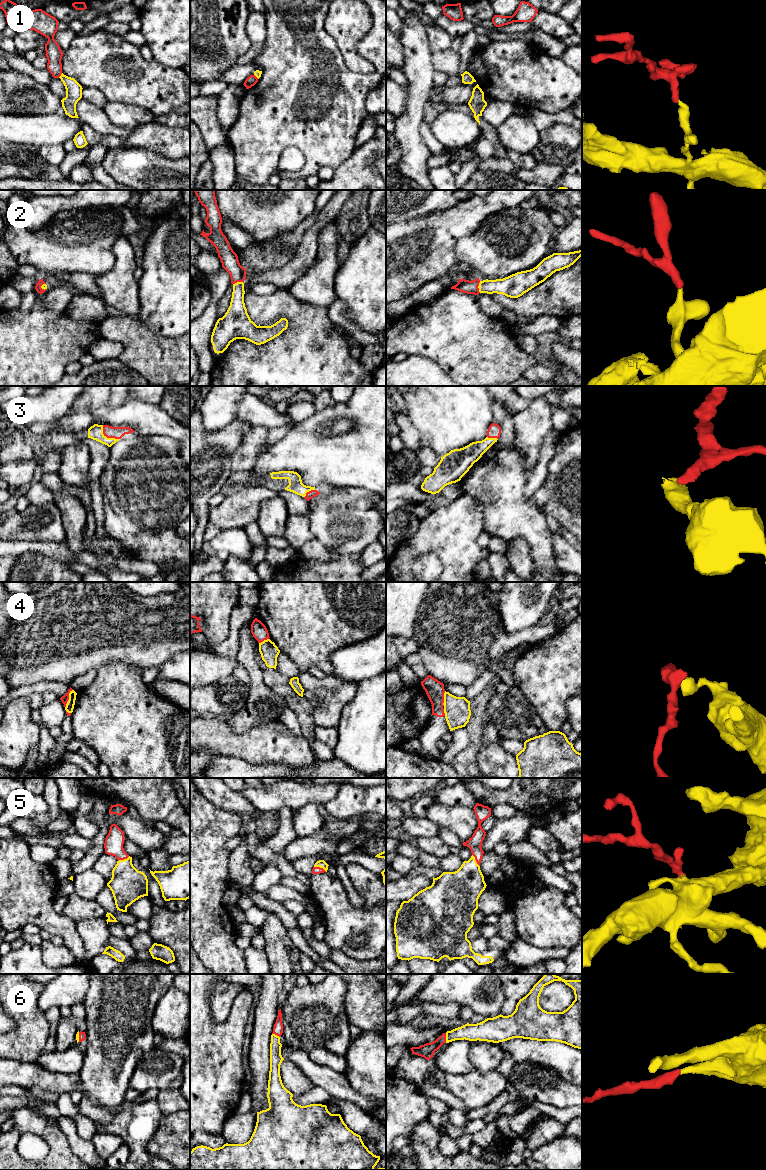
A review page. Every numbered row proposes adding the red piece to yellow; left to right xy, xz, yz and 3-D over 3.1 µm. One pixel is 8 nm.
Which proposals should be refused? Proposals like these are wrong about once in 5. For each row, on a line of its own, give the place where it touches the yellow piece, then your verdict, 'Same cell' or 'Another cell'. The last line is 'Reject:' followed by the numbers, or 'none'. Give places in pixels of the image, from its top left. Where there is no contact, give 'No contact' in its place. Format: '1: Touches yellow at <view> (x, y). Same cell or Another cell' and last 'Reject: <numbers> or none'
1: Touches yellow at xy (61, 75). Another cell
2: Touches yellow at yz (478, 287). Same cell
3: Touches yellow at xy (106, 437). Same cell
4: Touches yellow at xy (69, 698). Same cell
5: Touches yellow at xz (320, 867). Same cell
6: Touches yellow at yz (446, 1038). Same cell
Reject: 1

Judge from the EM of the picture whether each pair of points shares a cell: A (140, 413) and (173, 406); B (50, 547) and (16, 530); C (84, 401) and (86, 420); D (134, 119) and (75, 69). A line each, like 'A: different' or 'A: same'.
A: different
B: different
C: same
D: different

